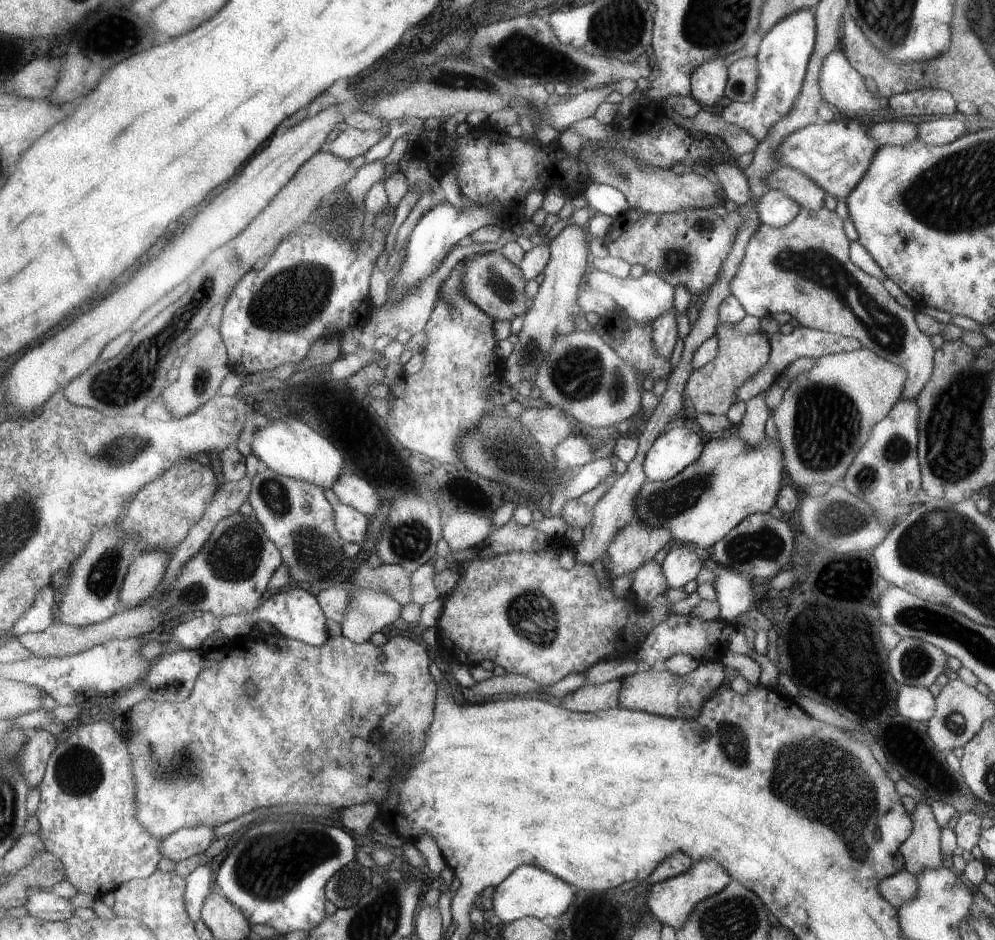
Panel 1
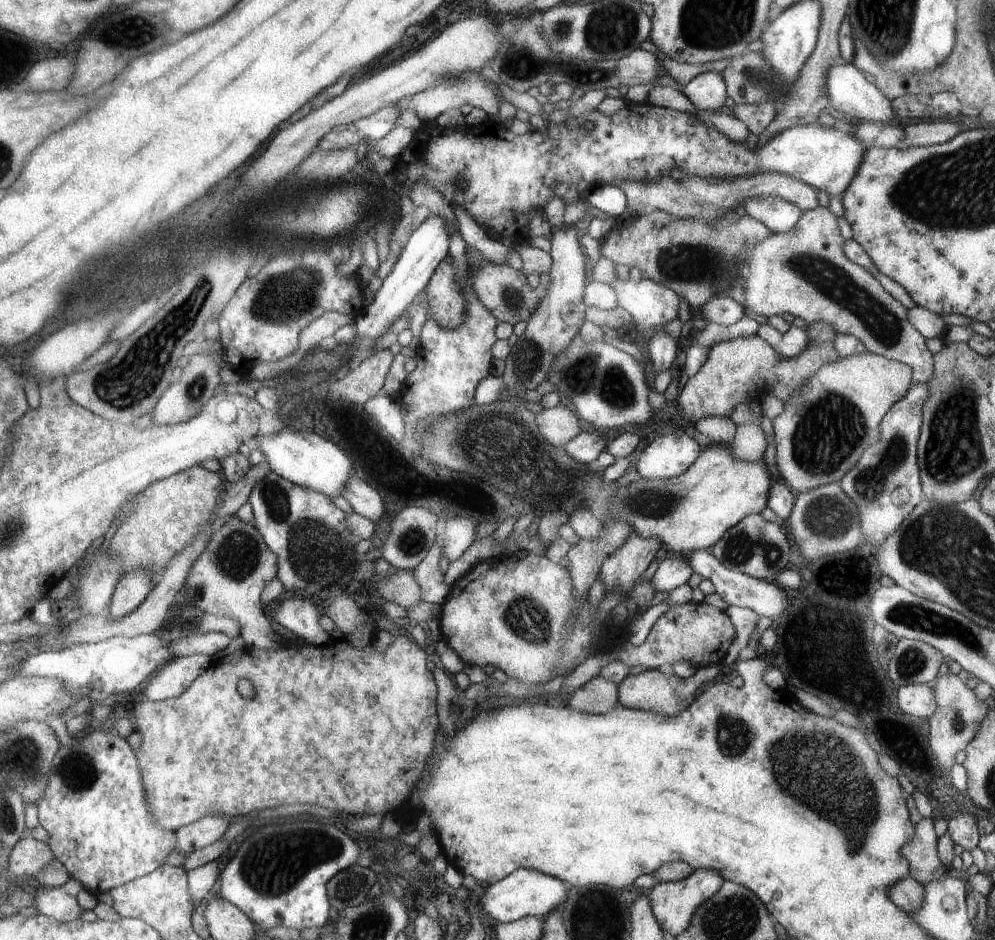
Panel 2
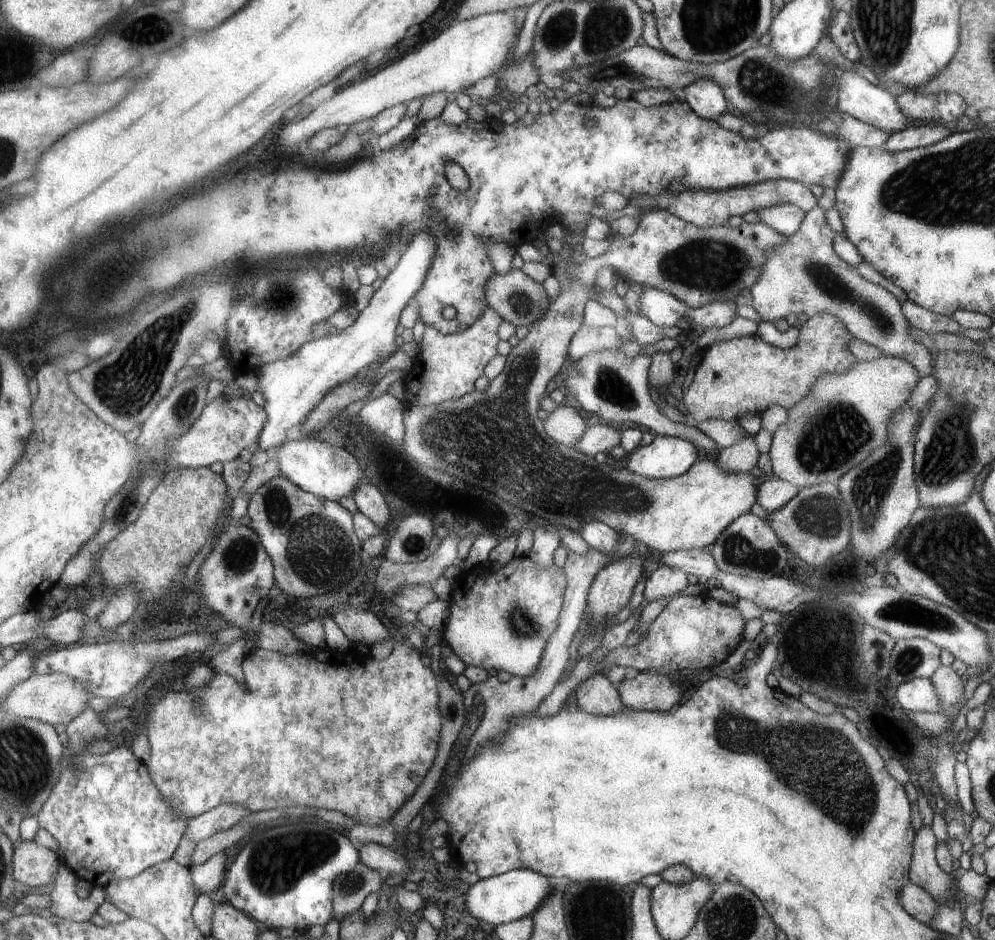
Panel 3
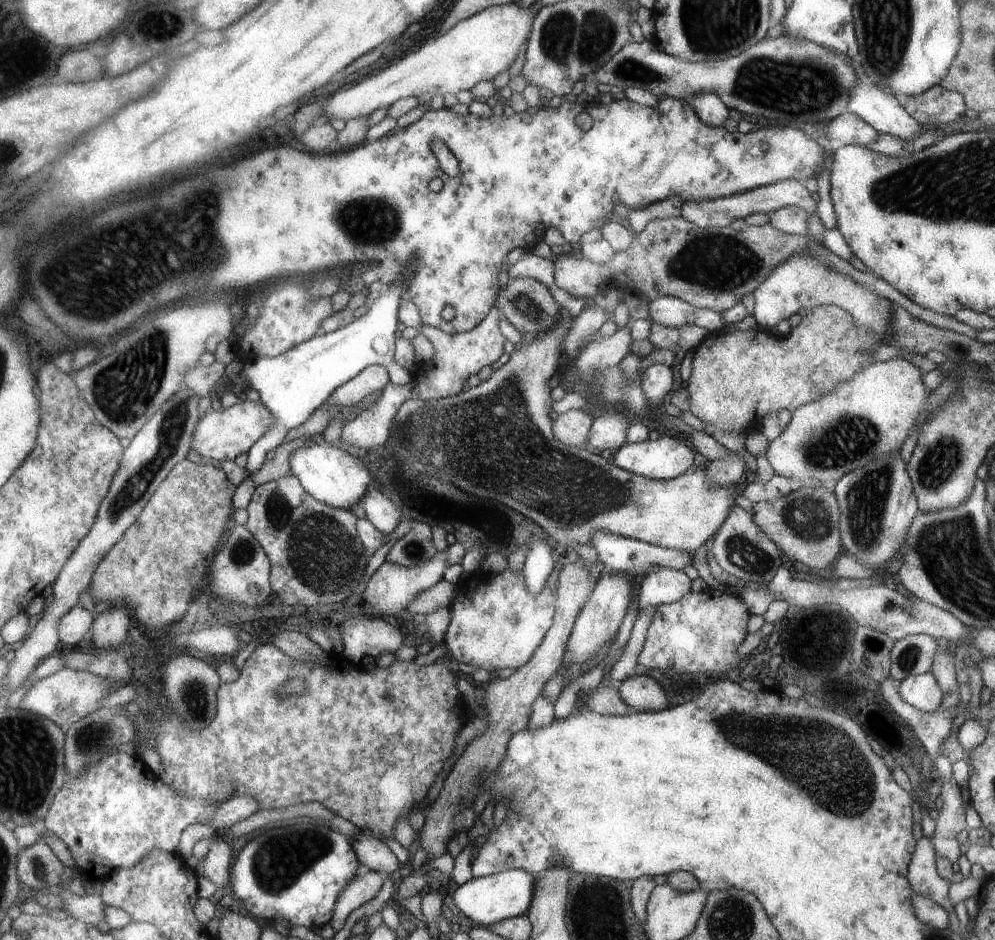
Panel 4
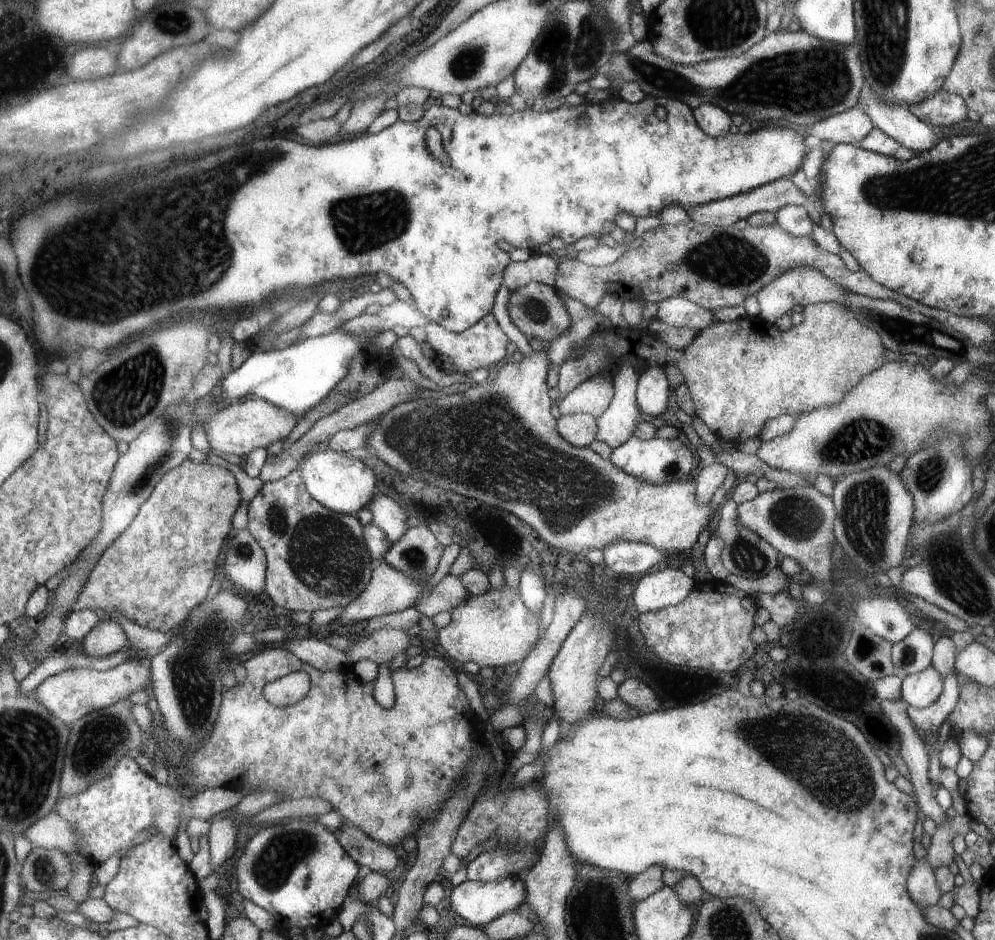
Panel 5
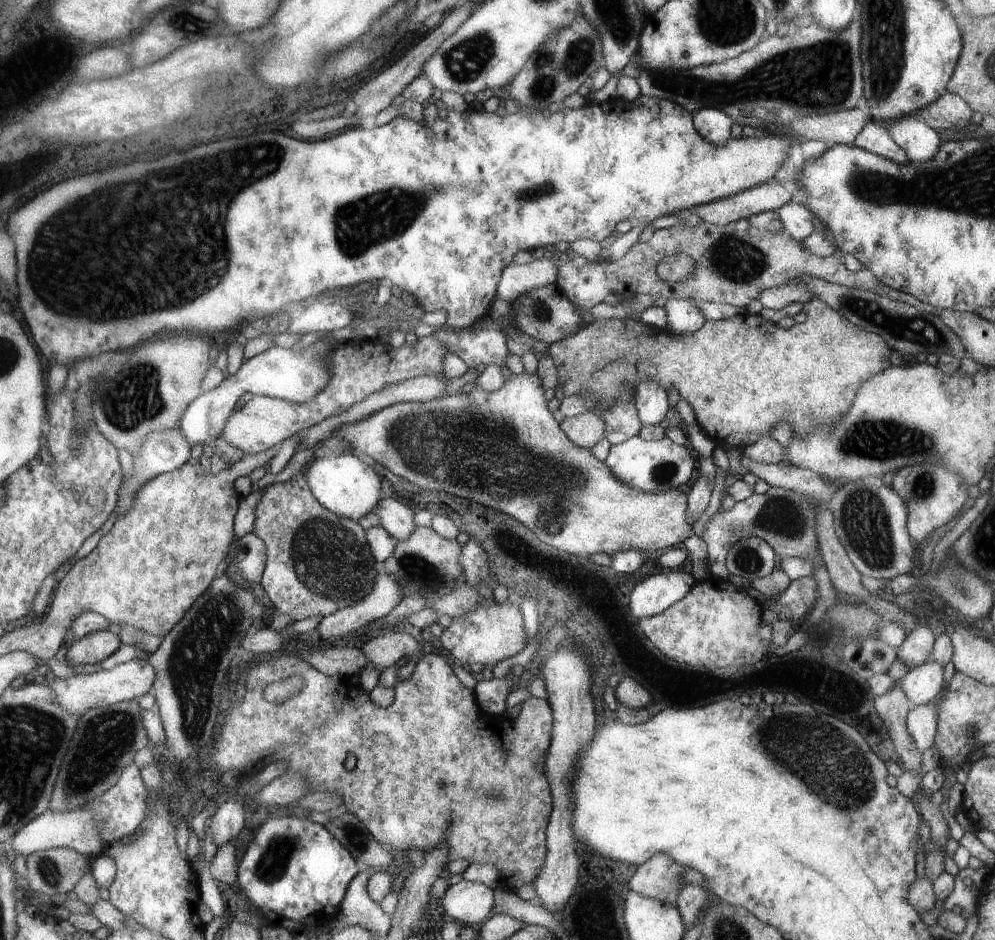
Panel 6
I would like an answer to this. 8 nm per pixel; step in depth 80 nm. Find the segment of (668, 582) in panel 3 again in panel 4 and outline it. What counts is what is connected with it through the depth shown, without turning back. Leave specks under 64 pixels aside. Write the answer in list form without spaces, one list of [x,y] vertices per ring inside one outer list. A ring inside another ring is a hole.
[[[656,567],[655,572],[642,575],[639,584],[638,608],[658,607],[679,600],[689,590],[689,578],[680,570]]]

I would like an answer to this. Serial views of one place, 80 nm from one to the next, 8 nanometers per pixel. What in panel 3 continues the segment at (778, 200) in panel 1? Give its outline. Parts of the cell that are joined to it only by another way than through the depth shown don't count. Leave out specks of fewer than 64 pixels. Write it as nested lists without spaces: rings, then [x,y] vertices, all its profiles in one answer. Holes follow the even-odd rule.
[[[773,205],[767,209],[755,211],[759,222],[766,224],[782,235],[793,234],[801,224],[804,212],[795,205]]]

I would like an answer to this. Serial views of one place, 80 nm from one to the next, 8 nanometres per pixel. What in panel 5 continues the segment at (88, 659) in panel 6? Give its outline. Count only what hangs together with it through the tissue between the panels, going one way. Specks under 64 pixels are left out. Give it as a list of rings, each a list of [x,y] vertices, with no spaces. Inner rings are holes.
[[[106,615],[95,628],[82,641],[82,650],[85,656],[99,658],[109,656],[118,650],[128,647],[127,634],[123,632],[123,626],[108,620]]]

